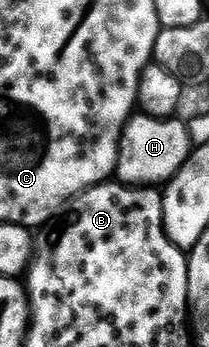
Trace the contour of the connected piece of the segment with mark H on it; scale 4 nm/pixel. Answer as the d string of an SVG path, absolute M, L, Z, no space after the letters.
M135 114L122 130L122 141L118 145L117 178L127 185L162 185L173 179L186 164L192 150L189 126L180 120L178 117L153 119L150 115Z

